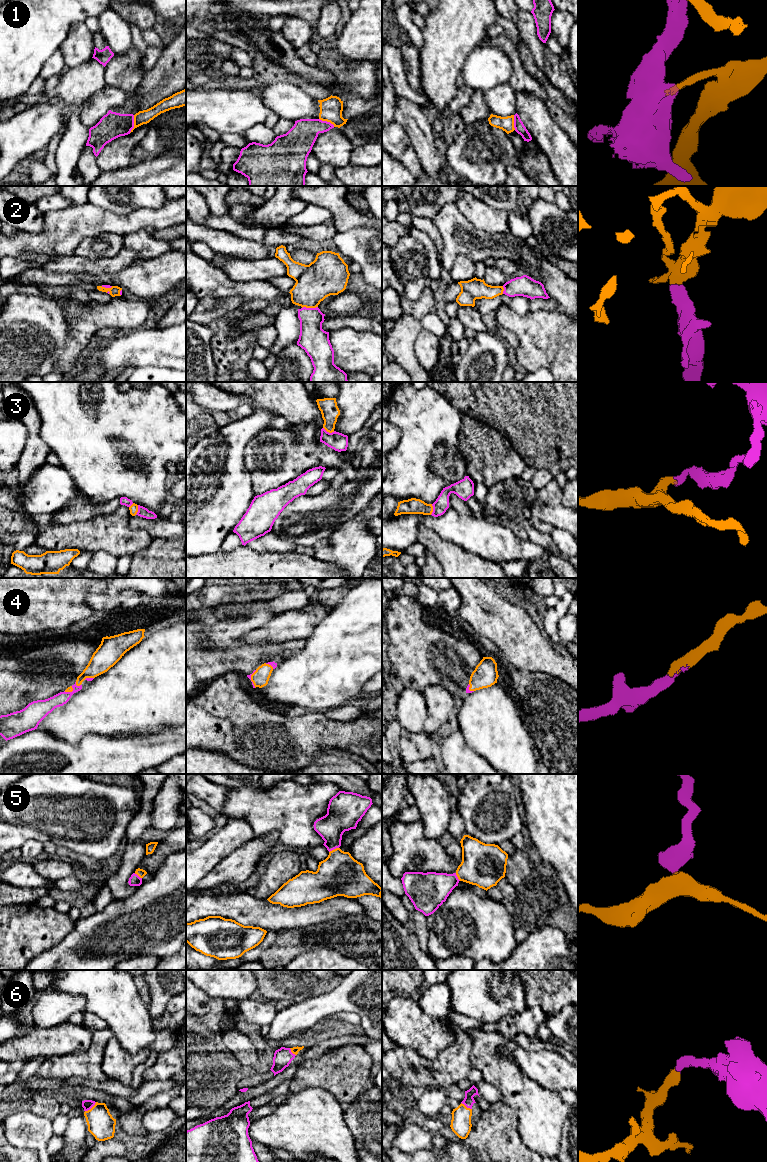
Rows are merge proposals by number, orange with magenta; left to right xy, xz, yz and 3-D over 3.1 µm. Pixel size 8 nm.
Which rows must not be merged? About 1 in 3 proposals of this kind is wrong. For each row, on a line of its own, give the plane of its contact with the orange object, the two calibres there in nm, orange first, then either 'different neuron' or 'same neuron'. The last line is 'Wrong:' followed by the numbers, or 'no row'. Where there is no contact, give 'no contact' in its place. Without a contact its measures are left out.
1: contact in xy; calibres 110 and 200 nm; different neuron
2: contact in xz; calibres 300 and 220 nm; same neuron
3: contact in xz; calibres 140 and 140 nm; same neuron
4: contact in xy; calibres 160 and 100 nm; same neuron
5: contact in xz; calibres 340 and 220 nm; same neuron
6: contact in xy; calibres 220 and 80 nm; same neuron
Wrong: 1

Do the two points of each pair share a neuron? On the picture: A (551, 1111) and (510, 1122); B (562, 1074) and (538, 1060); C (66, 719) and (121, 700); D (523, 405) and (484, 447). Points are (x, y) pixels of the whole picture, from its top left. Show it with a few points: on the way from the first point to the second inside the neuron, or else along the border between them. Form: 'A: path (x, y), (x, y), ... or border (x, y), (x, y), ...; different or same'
A: border (503, 1101), (517, 1116), (517, 1131), (523, 1143); different
B: path (556, 1073), (544, 1066); same
C: path (80, 716), (88, 711), (107, 706); same
D: border (477, 420), (484, 421), (504, 434), (514, 448); different

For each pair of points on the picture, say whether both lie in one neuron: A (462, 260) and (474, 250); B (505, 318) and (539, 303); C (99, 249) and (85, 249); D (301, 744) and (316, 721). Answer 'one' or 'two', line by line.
A: two
B: two
C: one
D: one

